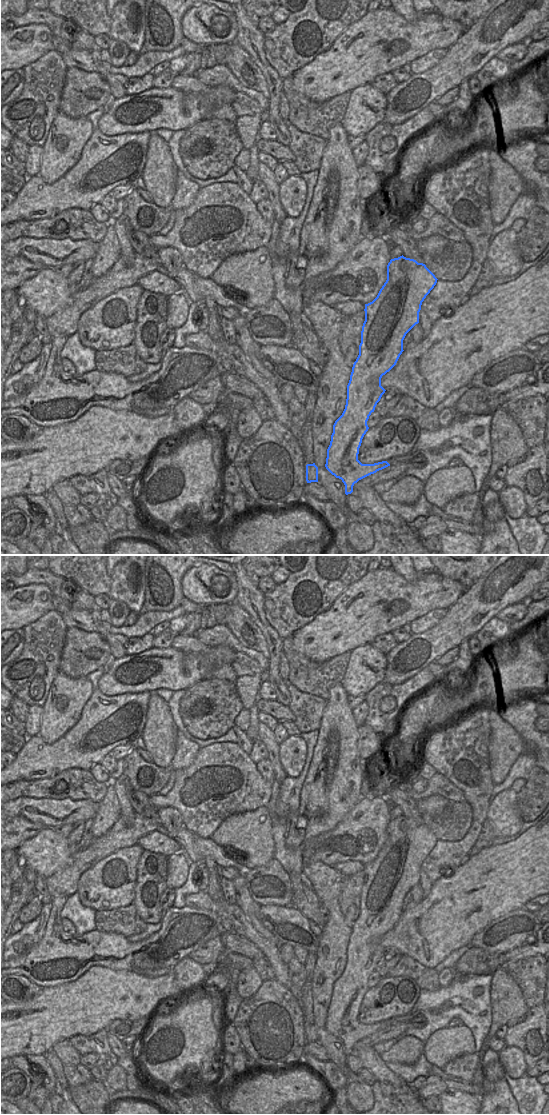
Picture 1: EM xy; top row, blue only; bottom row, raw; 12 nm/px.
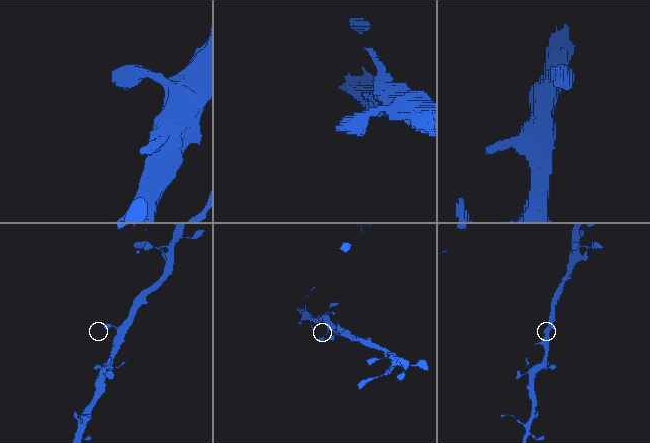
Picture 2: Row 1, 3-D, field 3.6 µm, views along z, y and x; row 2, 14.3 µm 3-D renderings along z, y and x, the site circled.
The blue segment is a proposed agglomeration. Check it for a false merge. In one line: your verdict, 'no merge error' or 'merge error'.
no merge error

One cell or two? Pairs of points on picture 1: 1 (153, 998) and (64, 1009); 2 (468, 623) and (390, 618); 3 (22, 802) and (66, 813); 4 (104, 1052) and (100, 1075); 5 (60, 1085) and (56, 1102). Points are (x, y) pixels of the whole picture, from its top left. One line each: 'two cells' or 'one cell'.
1: one cell
2: two cells
3: one cell
4: one cell
5: two cells

